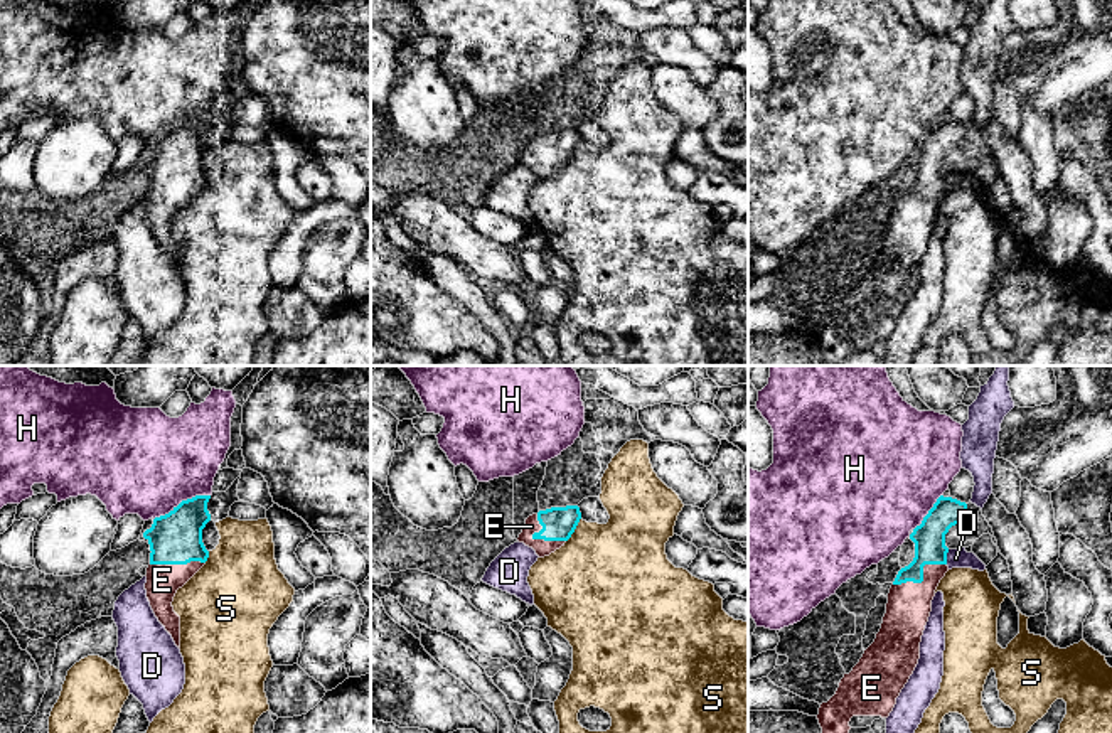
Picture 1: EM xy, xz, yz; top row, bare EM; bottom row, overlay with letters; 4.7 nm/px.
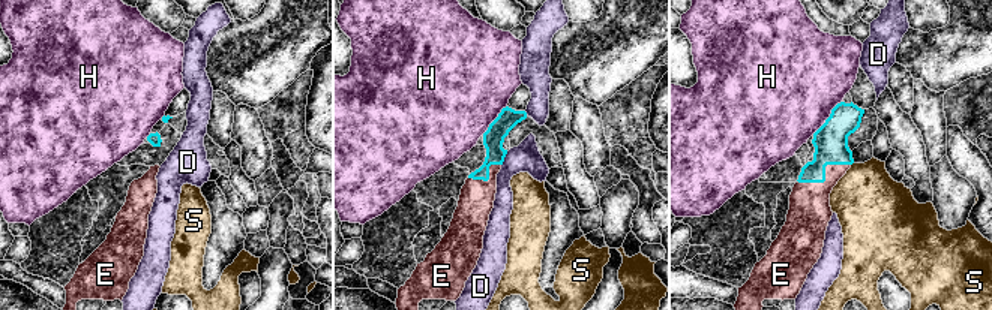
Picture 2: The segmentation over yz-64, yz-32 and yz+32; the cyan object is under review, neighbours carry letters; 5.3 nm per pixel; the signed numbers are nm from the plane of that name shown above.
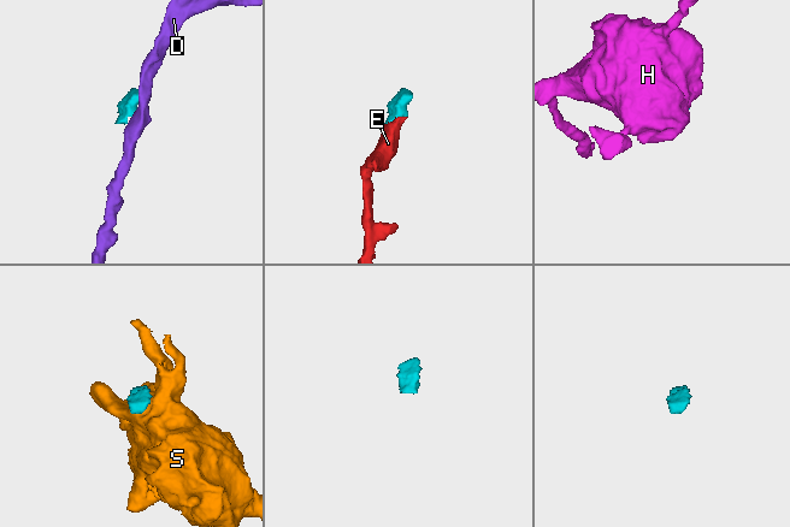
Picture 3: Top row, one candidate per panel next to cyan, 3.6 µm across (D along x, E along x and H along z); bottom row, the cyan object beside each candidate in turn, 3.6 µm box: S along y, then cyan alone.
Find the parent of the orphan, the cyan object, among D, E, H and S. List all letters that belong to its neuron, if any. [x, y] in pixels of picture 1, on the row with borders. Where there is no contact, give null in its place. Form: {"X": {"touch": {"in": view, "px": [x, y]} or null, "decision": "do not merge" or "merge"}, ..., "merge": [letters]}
{"D": {"touch": {"in": "yz", "px": [946, 556]}, "decision": "do not merge"}, "E": {"touch": {"in": "yz", "px": [922, 577]}, "decision": "merge"}, "H": {"touch": {"in": "xy", "px": [182, 501]}, "decision": "do not merge"}, "S": {"touch": {"in": "xz", "px": [575, 528]}, "decision": "do not merge"}, "merge": ["E"]}

